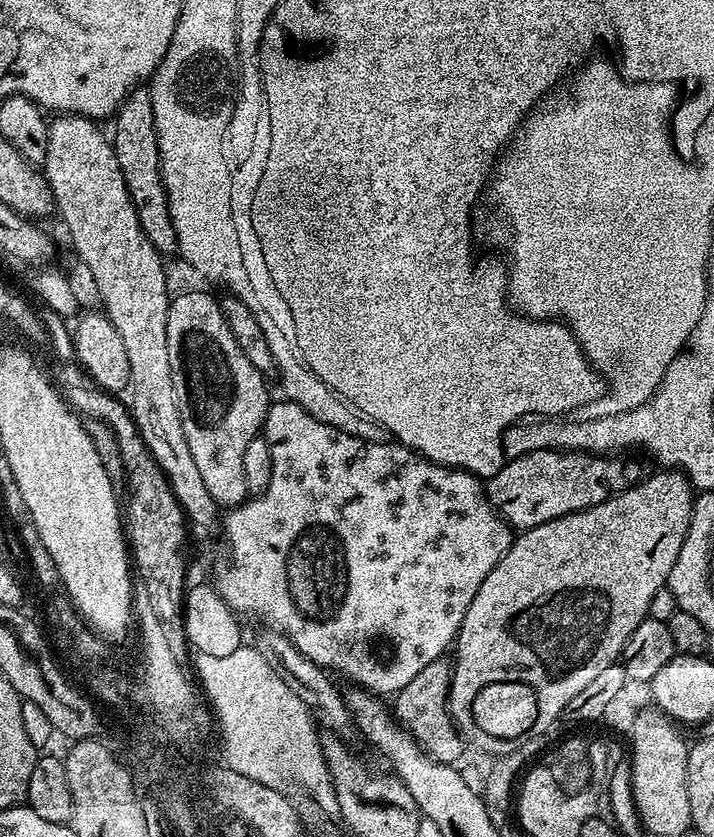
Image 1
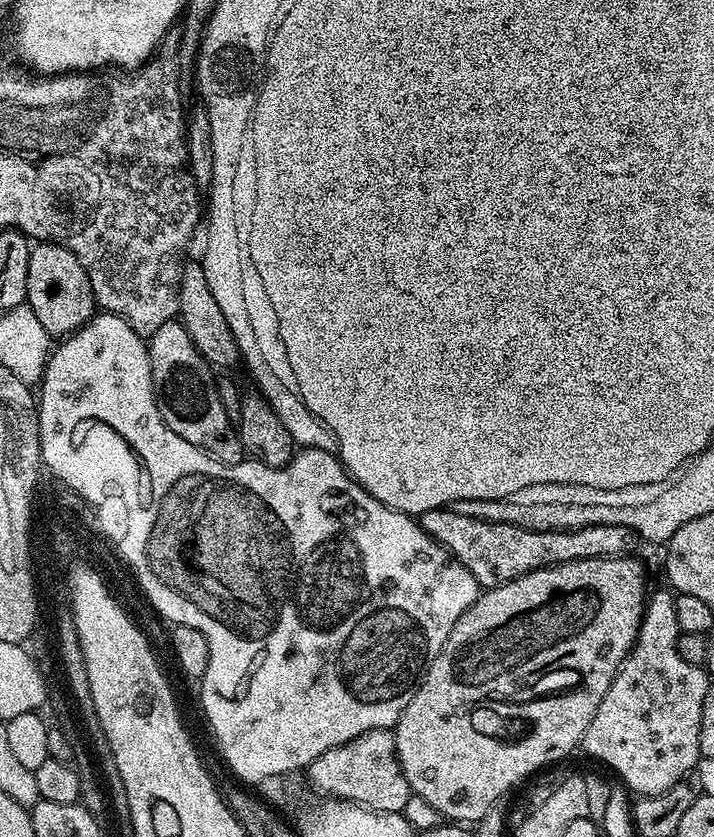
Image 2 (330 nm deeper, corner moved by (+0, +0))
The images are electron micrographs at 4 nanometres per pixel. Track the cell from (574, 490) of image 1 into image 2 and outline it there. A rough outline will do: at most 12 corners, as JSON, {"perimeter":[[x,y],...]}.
{"perimeter":[[466,518],[418,519],[484,590],[571,560],[622,556],[634,529],[540,532]]}

